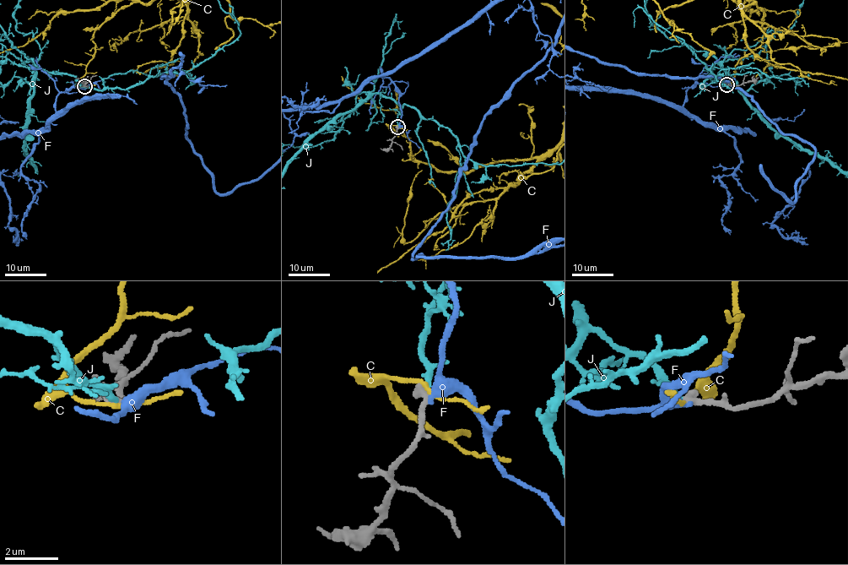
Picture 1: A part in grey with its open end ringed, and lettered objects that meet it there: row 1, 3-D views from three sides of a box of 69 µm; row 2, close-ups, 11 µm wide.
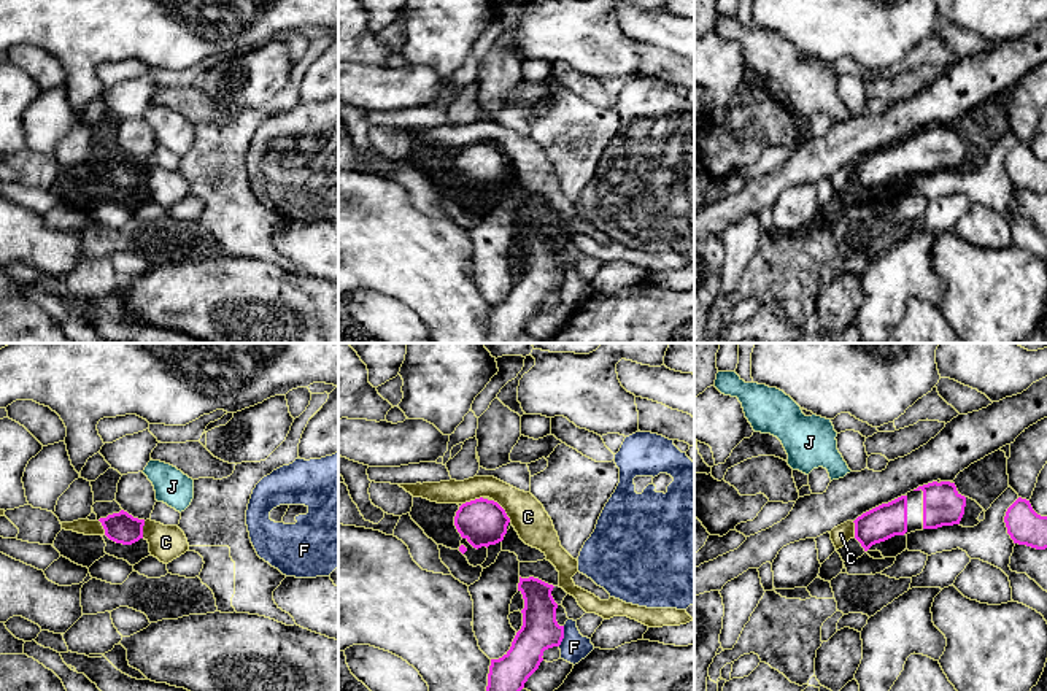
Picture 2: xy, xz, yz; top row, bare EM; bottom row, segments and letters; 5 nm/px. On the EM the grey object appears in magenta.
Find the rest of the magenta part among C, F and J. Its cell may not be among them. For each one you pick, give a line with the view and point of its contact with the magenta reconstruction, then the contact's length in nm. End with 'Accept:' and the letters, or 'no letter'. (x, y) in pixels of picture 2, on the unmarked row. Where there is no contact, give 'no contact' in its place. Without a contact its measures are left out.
J: no contact
Accept: J

